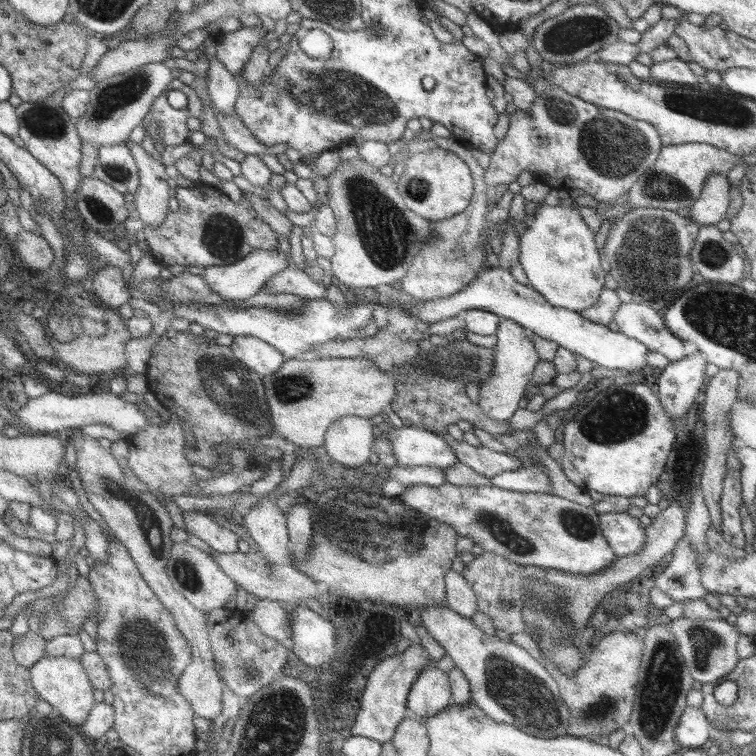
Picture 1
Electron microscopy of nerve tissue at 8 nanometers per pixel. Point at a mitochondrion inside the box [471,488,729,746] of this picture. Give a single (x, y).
(526, 695)

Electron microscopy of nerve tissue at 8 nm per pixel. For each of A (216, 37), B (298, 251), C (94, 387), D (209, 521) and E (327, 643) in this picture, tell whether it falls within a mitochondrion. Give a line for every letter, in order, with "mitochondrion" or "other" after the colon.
A: other
B: other
C: other
D: other
E: other

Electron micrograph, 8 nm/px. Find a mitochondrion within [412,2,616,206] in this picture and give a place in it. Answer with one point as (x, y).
(566, 36)

